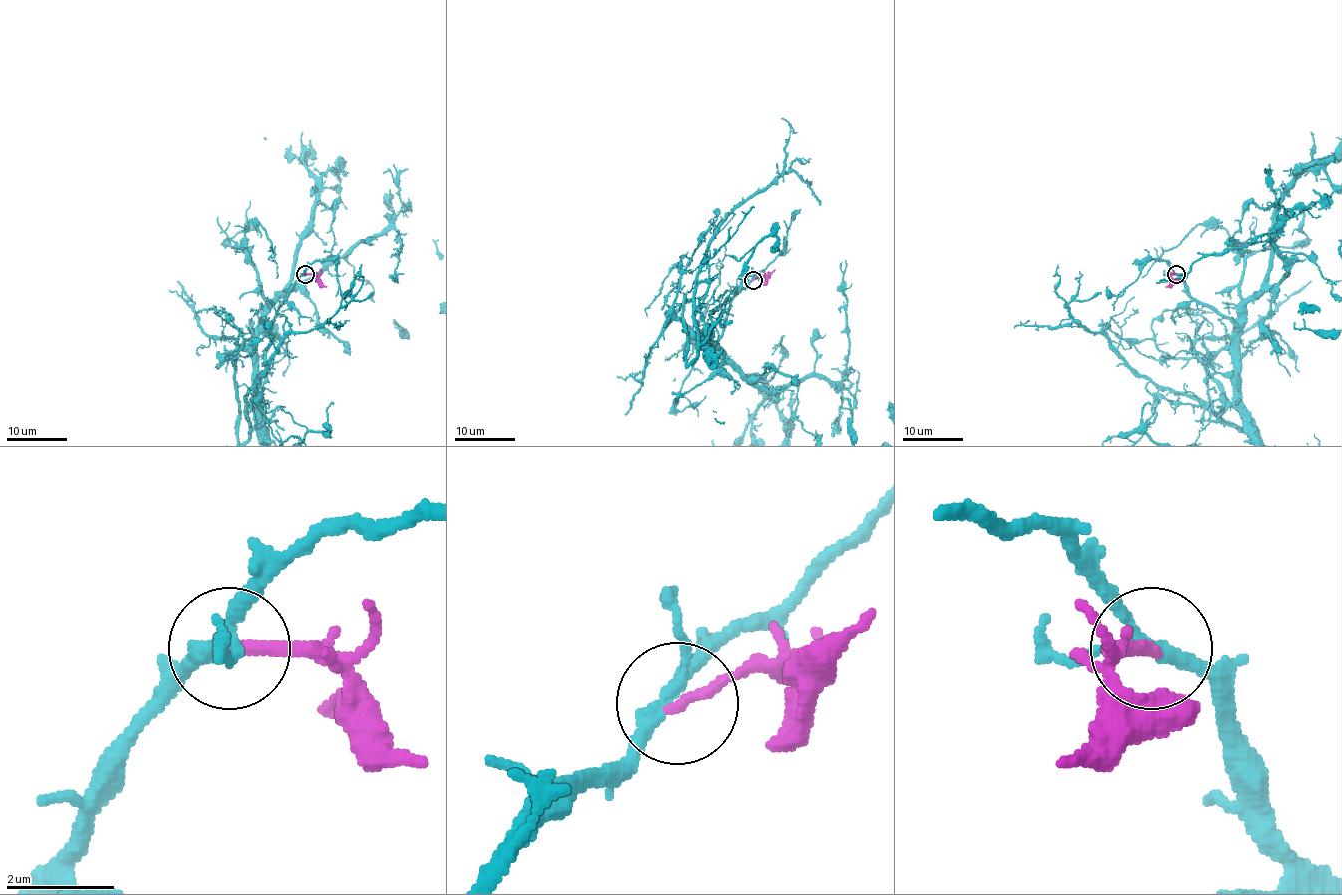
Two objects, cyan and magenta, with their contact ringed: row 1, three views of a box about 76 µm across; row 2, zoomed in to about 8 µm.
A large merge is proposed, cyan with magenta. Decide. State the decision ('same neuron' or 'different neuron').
same neuron

